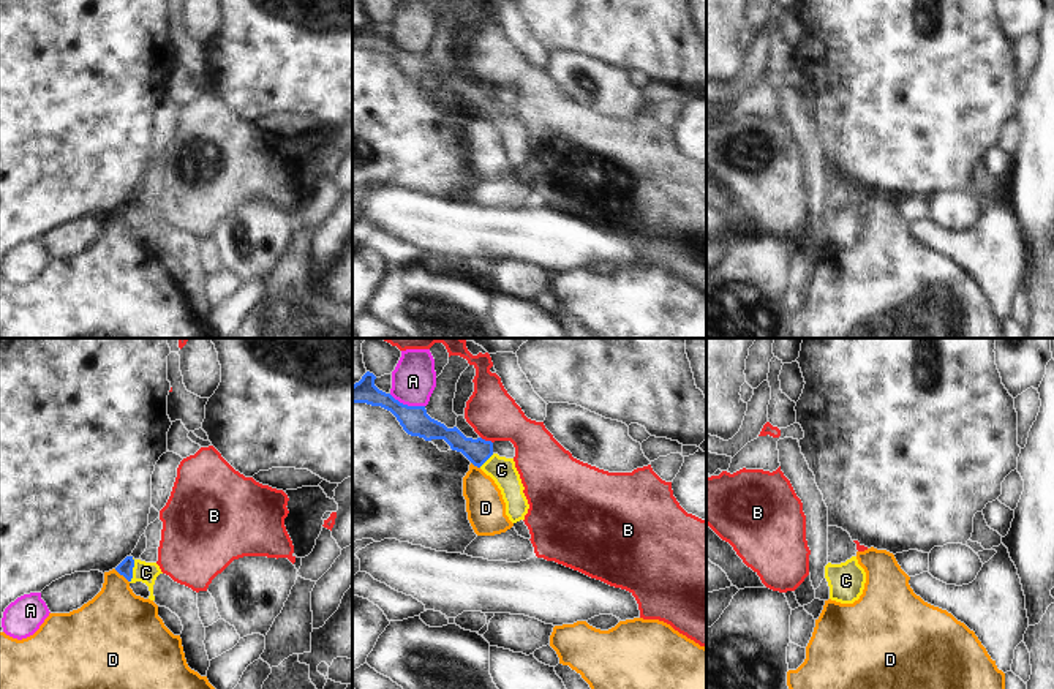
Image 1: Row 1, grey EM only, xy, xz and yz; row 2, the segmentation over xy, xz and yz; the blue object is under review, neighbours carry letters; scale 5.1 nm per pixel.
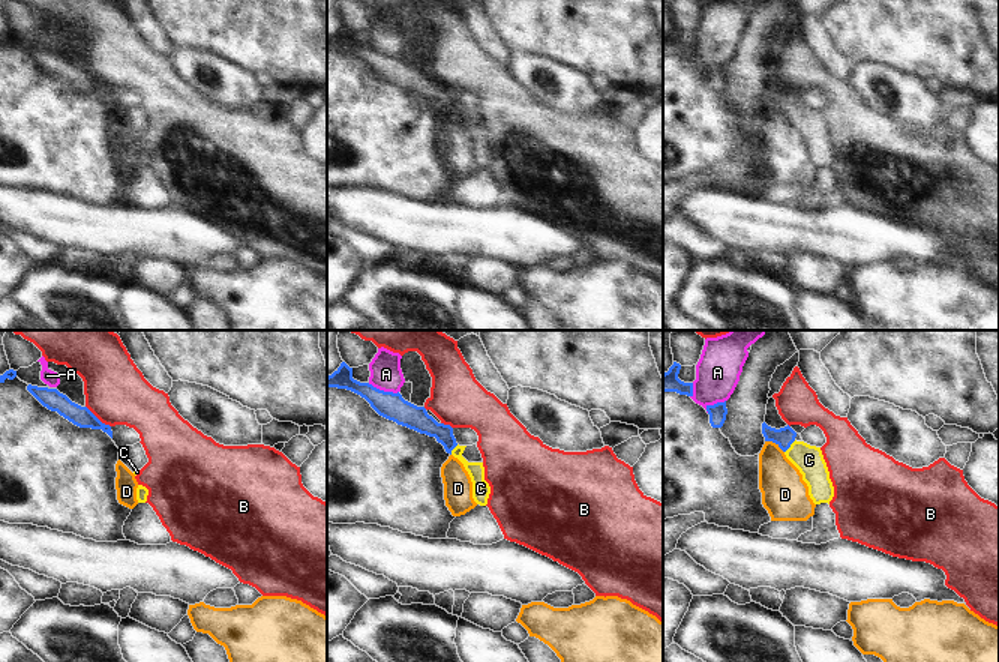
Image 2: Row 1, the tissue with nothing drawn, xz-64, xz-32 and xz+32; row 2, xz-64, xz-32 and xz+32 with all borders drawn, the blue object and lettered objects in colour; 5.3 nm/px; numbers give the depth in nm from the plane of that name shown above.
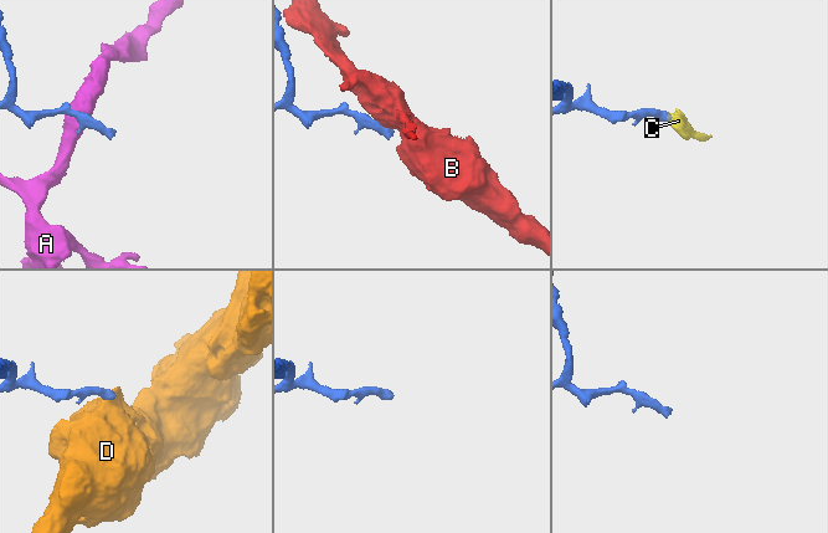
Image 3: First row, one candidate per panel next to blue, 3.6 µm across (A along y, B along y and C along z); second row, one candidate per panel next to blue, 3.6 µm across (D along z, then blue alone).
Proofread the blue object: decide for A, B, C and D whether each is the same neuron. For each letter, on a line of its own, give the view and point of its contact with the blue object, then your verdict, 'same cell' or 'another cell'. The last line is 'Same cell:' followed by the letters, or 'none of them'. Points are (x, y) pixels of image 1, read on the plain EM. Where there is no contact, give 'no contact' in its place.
A: xz (406, 51) | another cell
B: xz (487, 87) | another cell
C: xy (131, 217) | same cell
D: xy (122, 220) | another cell
Same cell: C

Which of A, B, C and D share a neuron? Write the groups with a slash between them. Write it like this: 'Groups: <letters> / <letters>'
Groups: A / B / C / D.

